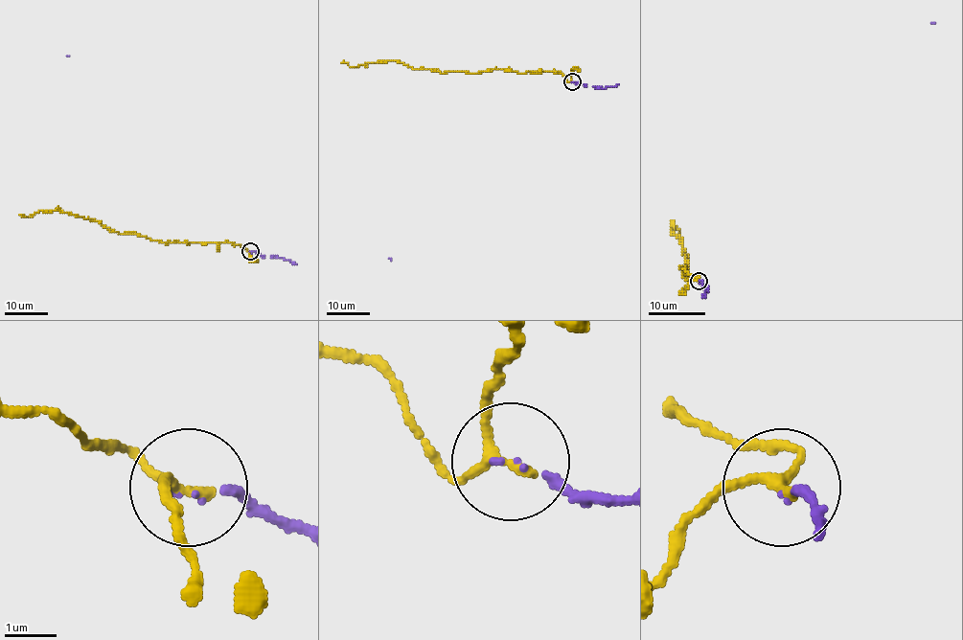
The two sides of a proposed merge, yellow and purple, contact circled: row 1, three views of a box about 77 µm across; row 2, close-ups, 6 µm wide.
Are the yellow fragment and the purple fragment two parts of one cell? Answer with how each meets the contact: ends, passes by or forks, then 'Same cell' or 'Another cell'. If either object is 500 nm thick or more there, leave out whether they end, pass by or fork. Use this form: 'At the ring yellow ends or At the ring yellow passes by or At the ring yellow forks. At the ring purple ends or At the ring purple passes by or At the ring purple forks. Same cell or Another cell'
At the ring yellow passes by. At the ring purple ends. Same cell

